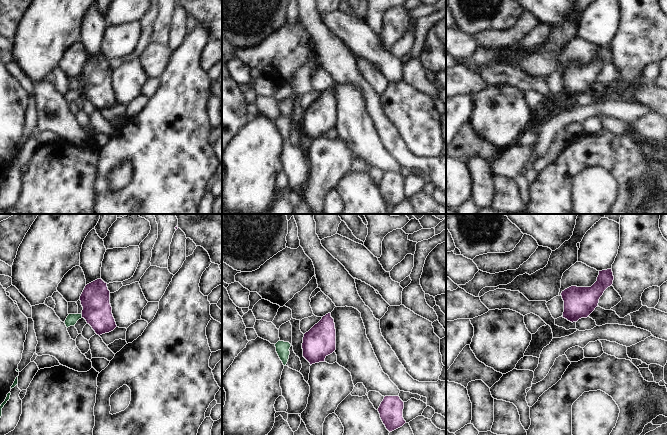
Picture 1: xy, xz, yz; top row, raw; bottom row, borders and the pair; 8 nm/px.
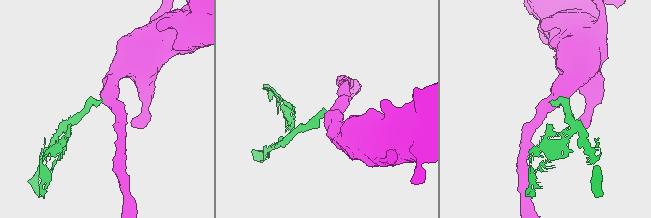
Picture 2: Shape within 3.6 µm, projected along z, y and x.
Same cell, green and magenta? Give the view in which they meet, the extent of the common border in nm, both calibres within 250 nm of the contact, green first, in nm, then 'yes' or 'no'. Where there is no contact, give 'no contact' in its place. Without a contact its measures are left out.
contact in xy; length 30 nm; calibres 90 and 240 nm; no

